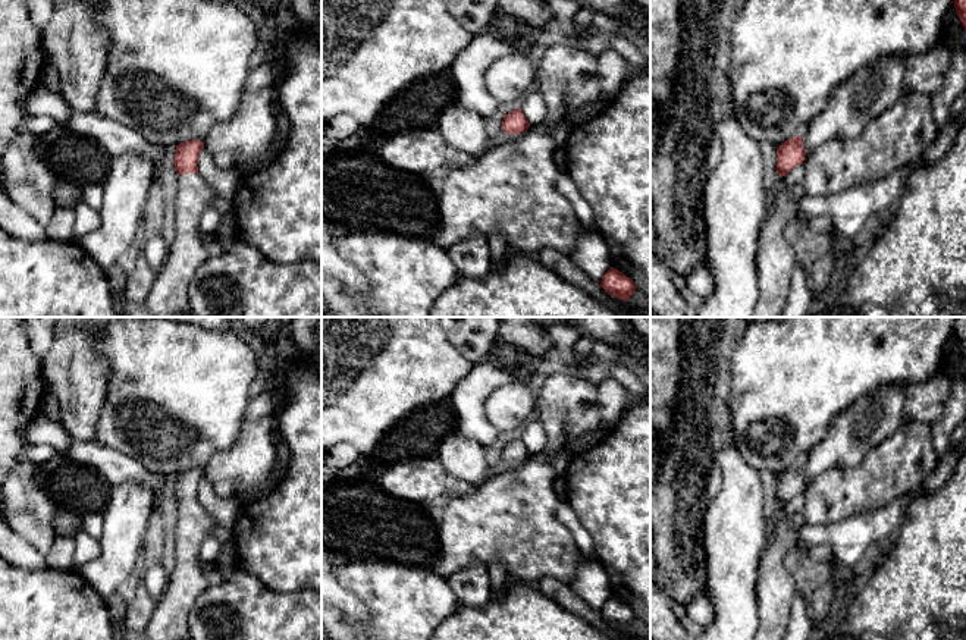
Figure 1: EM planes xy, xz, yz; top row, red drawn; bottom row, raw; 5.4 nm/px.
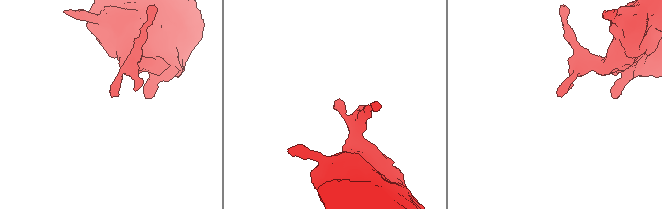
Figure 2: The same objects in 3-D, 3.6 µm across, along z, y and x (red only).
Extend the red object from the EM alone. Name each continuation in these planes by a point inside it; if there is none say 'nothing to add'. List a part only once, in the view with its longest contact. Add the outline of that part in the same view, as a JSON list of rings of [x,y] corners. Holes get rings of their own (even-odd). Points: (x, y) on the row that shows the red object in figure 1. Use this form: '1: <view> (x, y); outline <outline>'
1: xy (168, 298); outline [[[200,173],[178,175],[175,203],[175,238],[169,244],[164,267],[157,273],[147,308],[153,317],[182,317],[191,311],[186,291],[198,267],[210,257],[206,236],[200,230],[201,214],[214,207],[232,210]]]

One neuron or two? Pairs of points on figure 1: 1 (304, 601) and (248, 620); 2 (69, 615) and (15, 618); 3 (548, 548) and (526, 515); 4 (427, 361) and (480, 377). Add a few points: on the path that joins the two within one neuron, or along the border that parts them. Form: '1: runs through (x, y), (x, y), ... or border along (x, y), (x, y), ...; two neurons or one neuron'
1: runs through (291, 614), (285, 620), (262, 620); one neuron
2: runs through (56, 617), (28, 618); one neuron
3: runs through (540, 540), (526, 523); one neuron
4: border along (474, 364), (449, 397); two neurons

